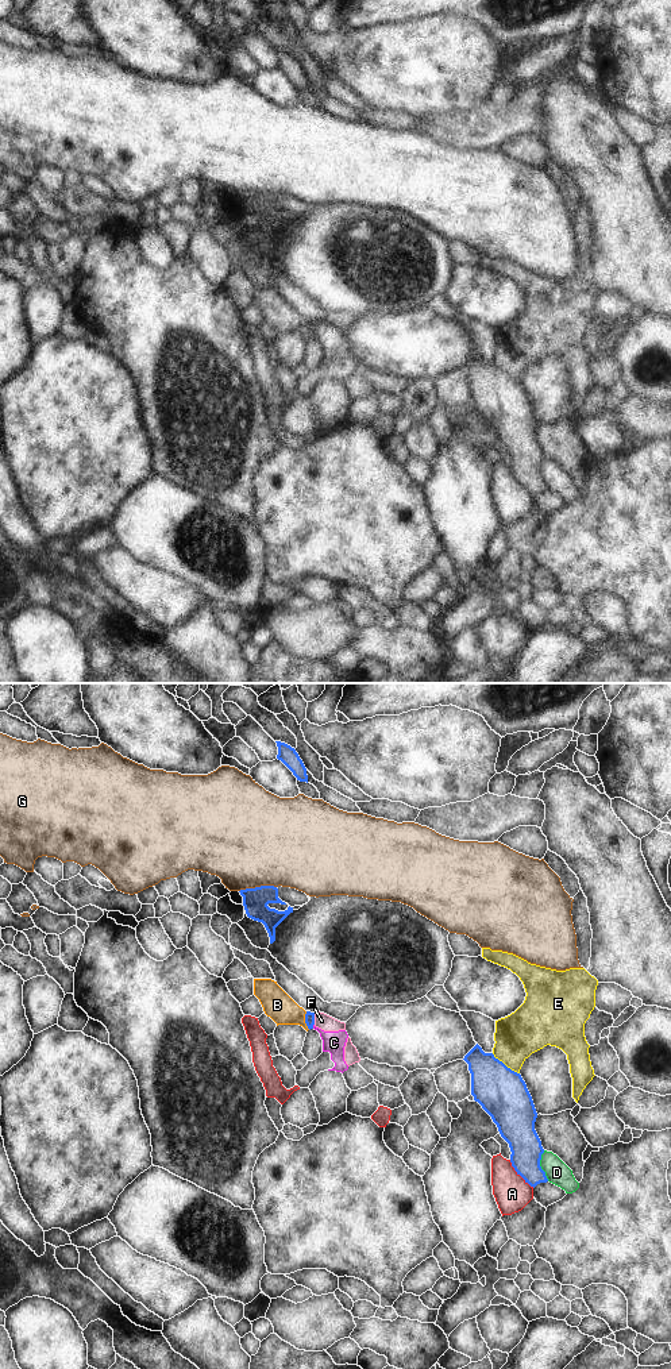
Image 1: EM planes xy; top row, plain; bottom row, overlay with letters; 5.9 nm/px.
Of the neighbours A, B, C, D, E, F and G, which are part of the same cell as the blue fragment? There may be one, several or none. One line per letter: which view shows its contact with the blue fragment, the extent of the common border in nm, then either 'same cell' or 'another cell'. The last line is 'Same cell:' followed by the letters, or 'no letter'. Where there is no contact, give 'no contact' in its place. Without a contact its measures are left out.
A: xy | 220 nm | another cell
B: xy | 110 nm | another cell
C: xy | 30 nm | another cell
D: xy | 190 nm | another cell
E: xy | 200 nm | another cell
F: xy | 70 nm | another cell
G: xy | 220 nm | another cell
Same cell: no letter

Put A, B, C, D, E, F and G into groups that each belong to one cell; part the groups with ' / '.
A D / B / C F / E / G

